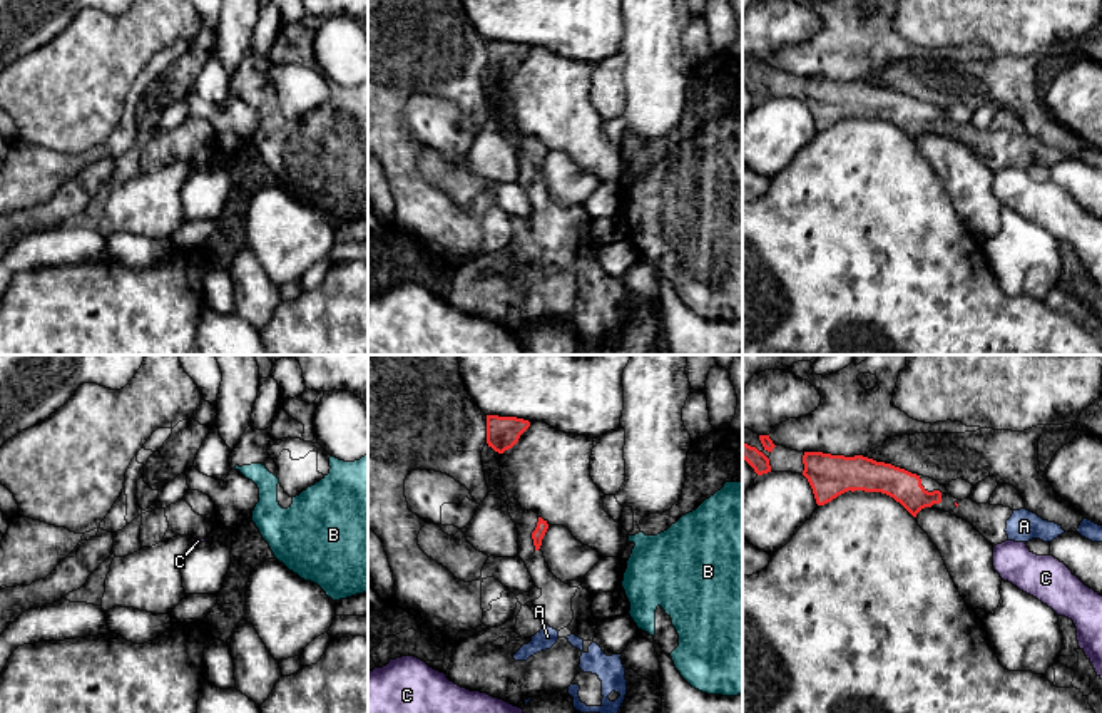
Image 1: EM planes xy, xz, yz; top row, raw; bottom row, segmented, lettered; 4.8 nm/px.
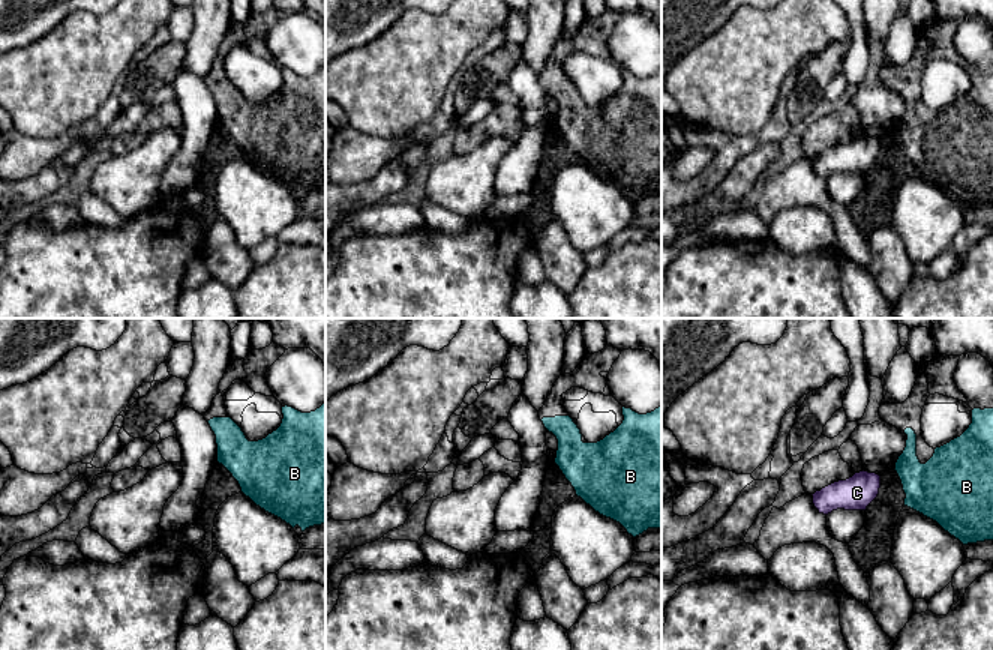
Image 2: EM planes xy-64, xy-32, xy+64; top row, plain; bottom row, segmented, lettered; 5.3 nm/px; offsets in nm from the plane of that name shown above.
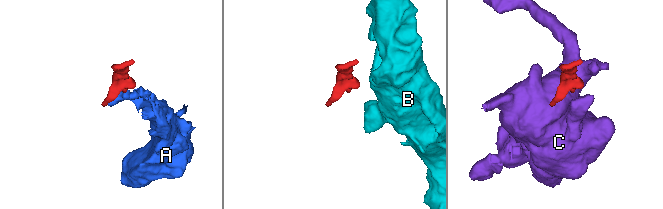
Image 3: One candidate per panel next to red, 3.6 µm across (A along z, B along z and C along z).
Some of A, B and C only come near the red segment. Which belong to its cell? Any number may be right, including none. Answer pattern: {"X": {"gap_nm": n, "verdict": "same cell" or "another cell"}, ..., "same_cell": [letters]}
{"A": {"gap_nm": 260, "verdict": "same cell"}, "B": {"gap_nm": 380, "verdict": "another cell"}, "C": {"gap_nm": 260, "verdict": "another cell"}, "same_cell": ["A"]}

